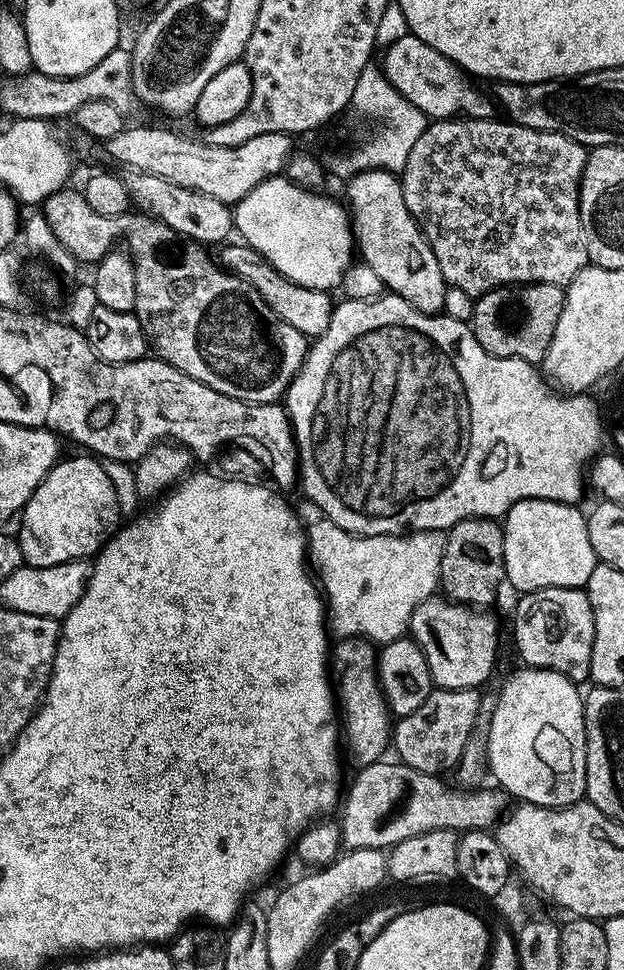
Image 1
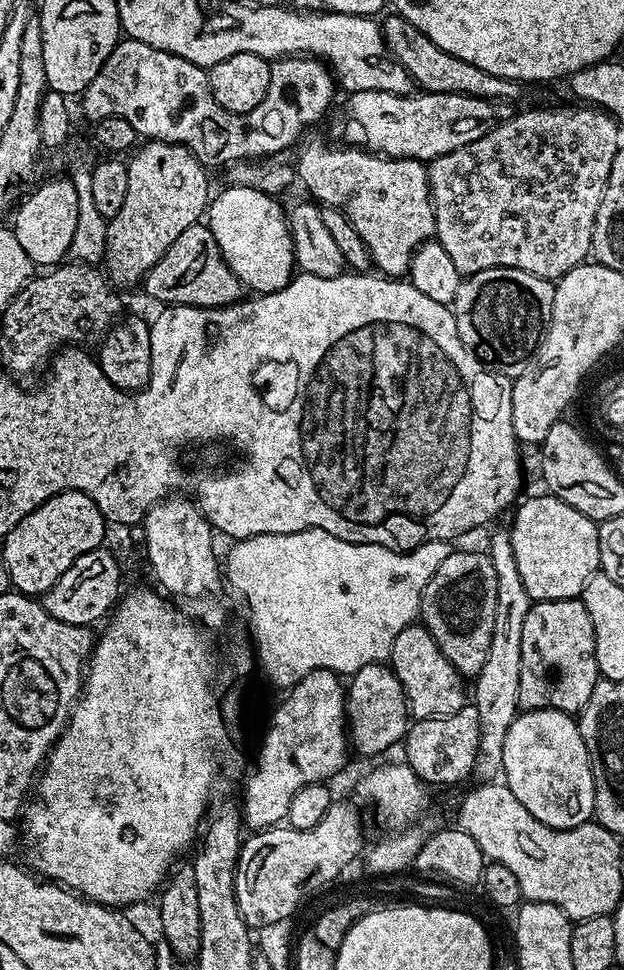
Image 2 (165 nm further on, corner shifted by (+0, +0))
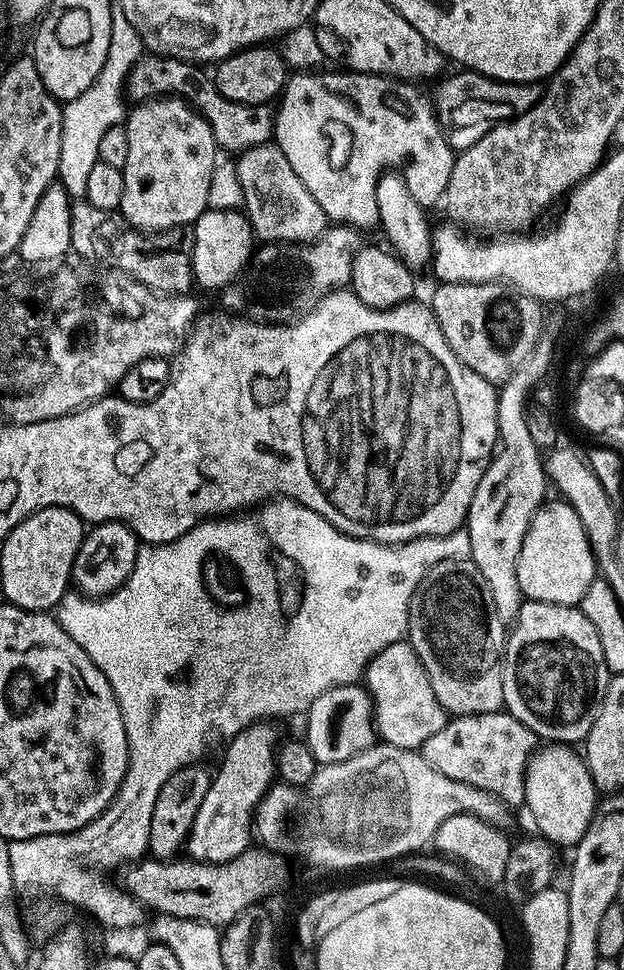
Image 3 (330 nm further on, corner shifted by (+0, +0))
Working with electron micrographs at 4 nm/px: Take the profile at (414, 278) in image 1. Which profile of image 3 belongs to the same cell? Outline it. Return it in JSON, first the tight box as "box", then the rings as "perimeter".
{"box":[274,70,457,230],"perimeter":[[[300,70],[295,74],[289,75],[284,91],[278,97],[280,109],[277,107],[274,112],[274,143],[280,147],[282,154],[286,154],[286,162],[290,162],[290,167],[294,169],[294,174],[298,174],[302,186],[306,186],[306,190],[310,190],[310,194],[314,194],[314,202],[318,202],[318,206],[322,206],[322,210],[328,215],[329,221],[335,222],[340,226],[351,226],[357,230],[365,230],[364,228],[375,229],[380,223],[376,187],[381,176],[389,170],[399,171],[406,182],[406,186],[410,186],[410,194],[414,194],[414,198],[423,208],[432,210],[435,204],[437,207],[446,194],[446,186],[450,182],[450,170],[454,170],[457,153],[452,149],[447,138],[444,137],[444,131],[436,117],[433,97],[429,93],[427,96],[420,89],[423,87],[391,76],[379,76],[373,72],[353,72],[351,70],[343,70],[344,72],[324,71]]]}

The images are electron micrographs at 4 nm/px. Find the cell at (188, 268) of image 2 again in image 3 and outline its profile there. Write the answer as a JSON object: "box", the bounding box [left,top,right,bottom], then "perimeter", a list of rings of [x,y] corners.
{"box":[70,198,193,294],"perimeter":[[[80,198],[70,210],[71,251],[89,262],[125,272],[131,279],[144,283],[157,294],[188,294],[193,291],[191,251],[176,248],[180,240],[176,234],[168,234],[163,239],[141,232],[131,227],[119,211],[102,210],[99,206],[90,206],[90,202]]]}

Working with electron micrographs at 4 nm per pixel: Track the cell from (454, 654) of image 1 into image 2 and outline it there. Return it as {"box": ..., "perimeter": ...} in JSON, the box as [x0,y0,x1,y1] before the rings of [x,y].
{"box":[390,623,466,721],"perimeter":[[[423,623],[407,624],[402,634],[394,638],[390,667],[398,682],[402,682],[402,690],[408,700],[408,710],[413,721],[458,714],[458,710],[462,710],[466,703],[465,677],[448,661],[446,654],[438,650],[438,642],[434,642],[432,635],[424,629]]]}

